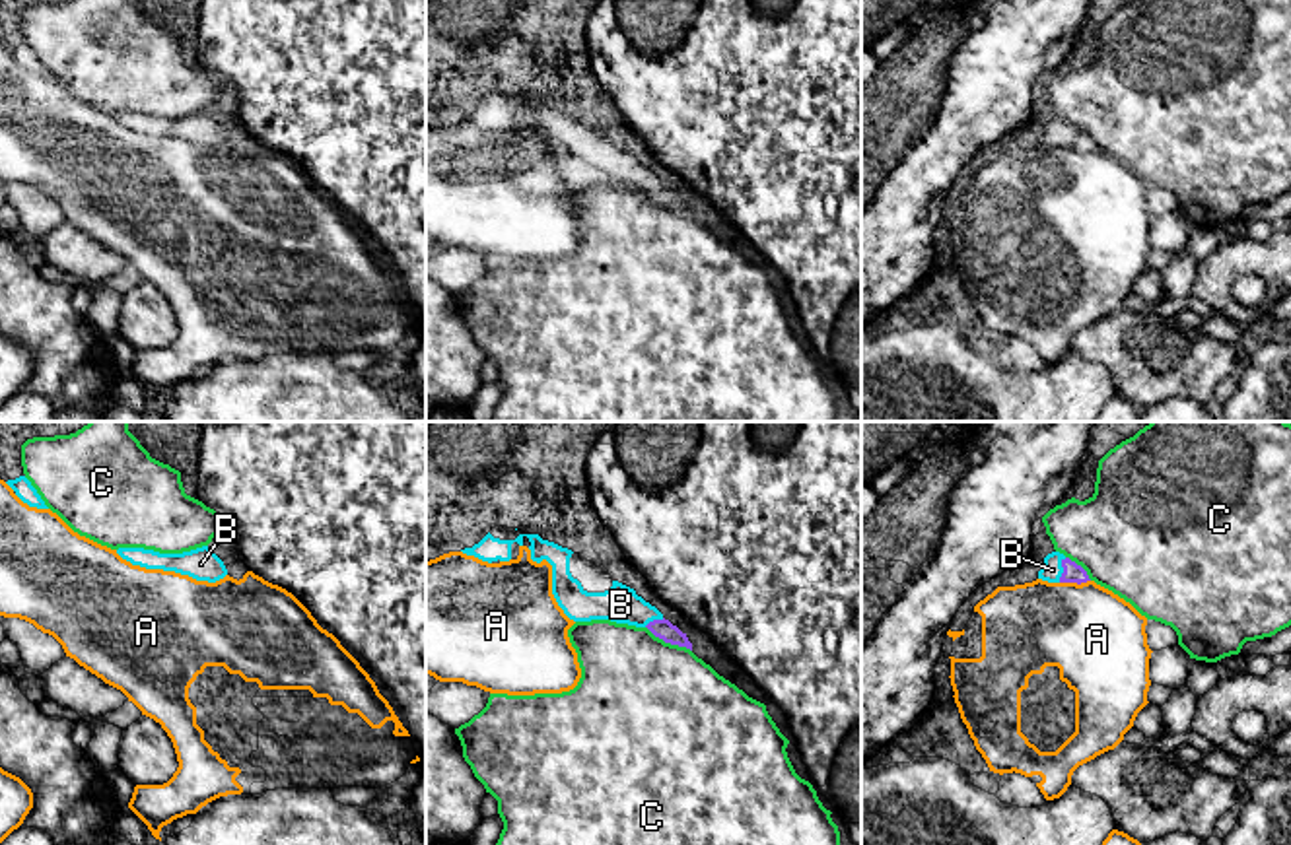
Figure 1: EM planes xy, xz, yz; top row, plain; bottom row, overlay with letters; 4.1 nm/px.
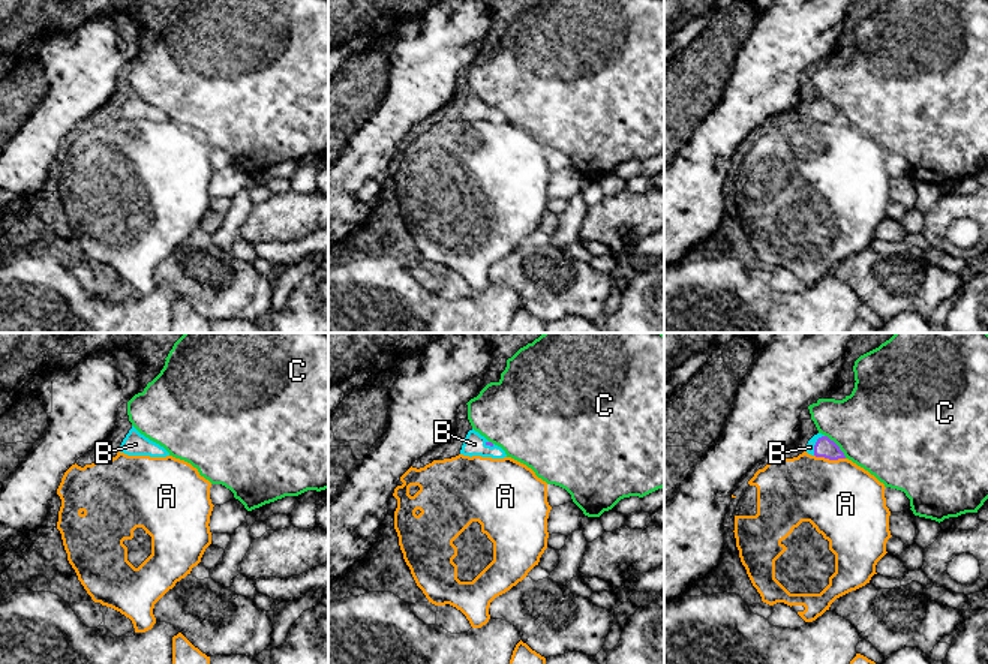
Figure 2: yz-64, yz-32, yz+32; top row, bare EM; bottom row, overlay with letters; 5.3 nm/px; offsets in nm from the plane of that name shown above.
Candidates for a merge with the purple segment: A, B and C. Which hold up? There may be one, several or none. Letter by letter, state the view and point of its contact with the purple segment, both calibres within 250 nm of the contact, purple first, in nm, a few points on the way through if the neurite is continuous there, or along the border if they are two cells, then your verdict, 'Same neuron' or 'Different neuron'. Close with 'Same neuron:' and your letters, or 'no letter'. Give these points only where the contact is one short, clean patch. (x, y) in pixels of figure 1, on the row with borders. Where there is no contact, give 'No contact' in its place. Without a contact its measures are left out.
A: Touches purple at yz (1074, 581). Thickness 80 nm (purple) against 400 nm. Different neuron
B: Touches purple at yz (1064, 570). Thickness 80 nm (purple) against 90 nm. Path across: yz (1072, 572), (1064, 570), (1052, 570). Same neuron
C: Touches purple at xz (669, 642). Thickness 80 nm (purple) against 480 nm. Different neuron
Same neuron: B

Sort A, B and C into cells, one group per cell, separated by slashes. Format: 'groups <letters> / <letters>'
groups A / B / C

